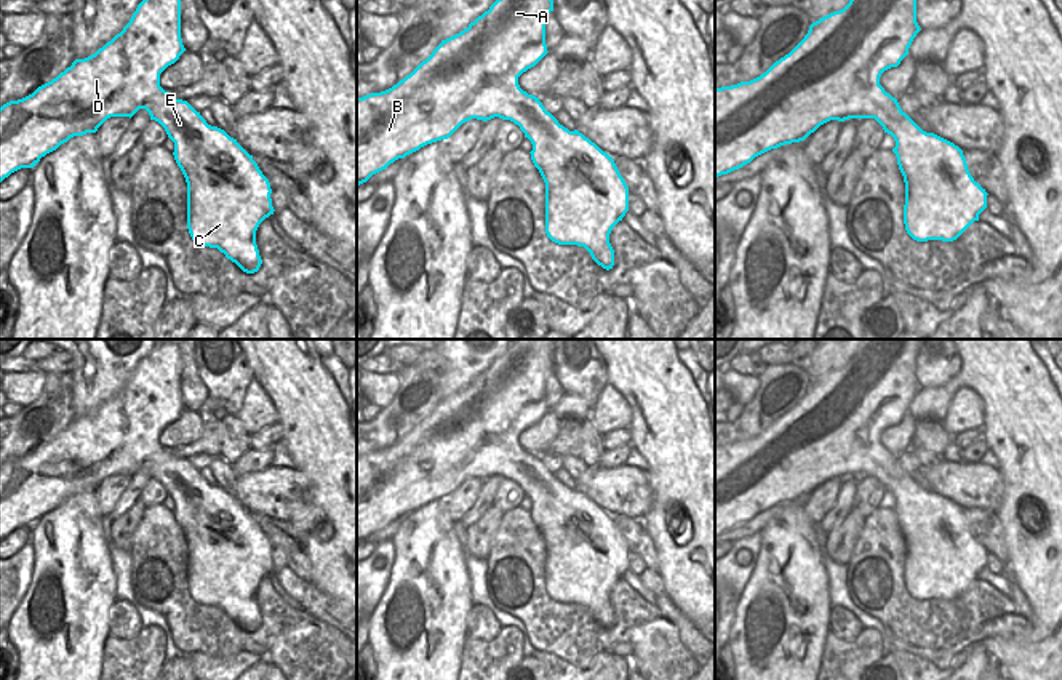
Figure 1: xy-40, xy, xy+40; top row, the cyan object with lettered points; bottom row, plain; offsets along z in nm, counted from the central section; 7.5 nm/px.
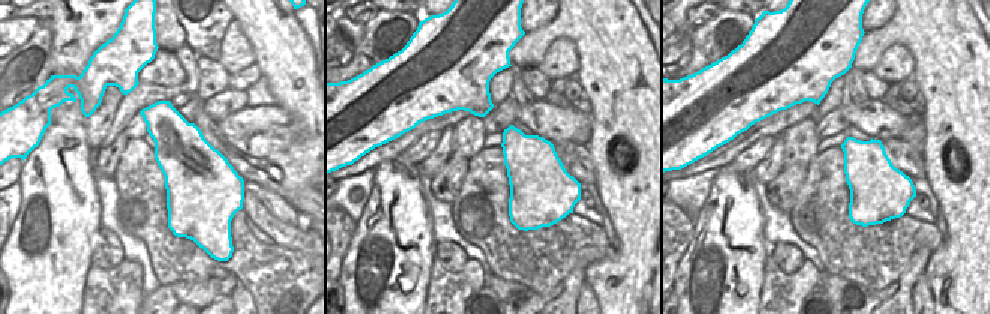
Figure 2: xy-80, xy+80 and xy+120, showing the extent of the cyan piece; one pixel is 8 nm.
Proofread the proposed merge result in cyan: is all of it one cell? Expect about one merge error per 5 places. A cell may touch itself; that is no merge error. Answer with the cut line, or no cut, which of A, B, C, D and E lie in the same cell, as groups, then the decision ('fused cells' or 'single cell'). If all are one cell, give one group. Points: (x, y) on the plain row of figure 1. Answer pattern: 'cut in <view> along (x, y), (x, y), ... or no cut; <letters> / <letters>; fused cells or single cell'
no cut; A B C D E; single cell

